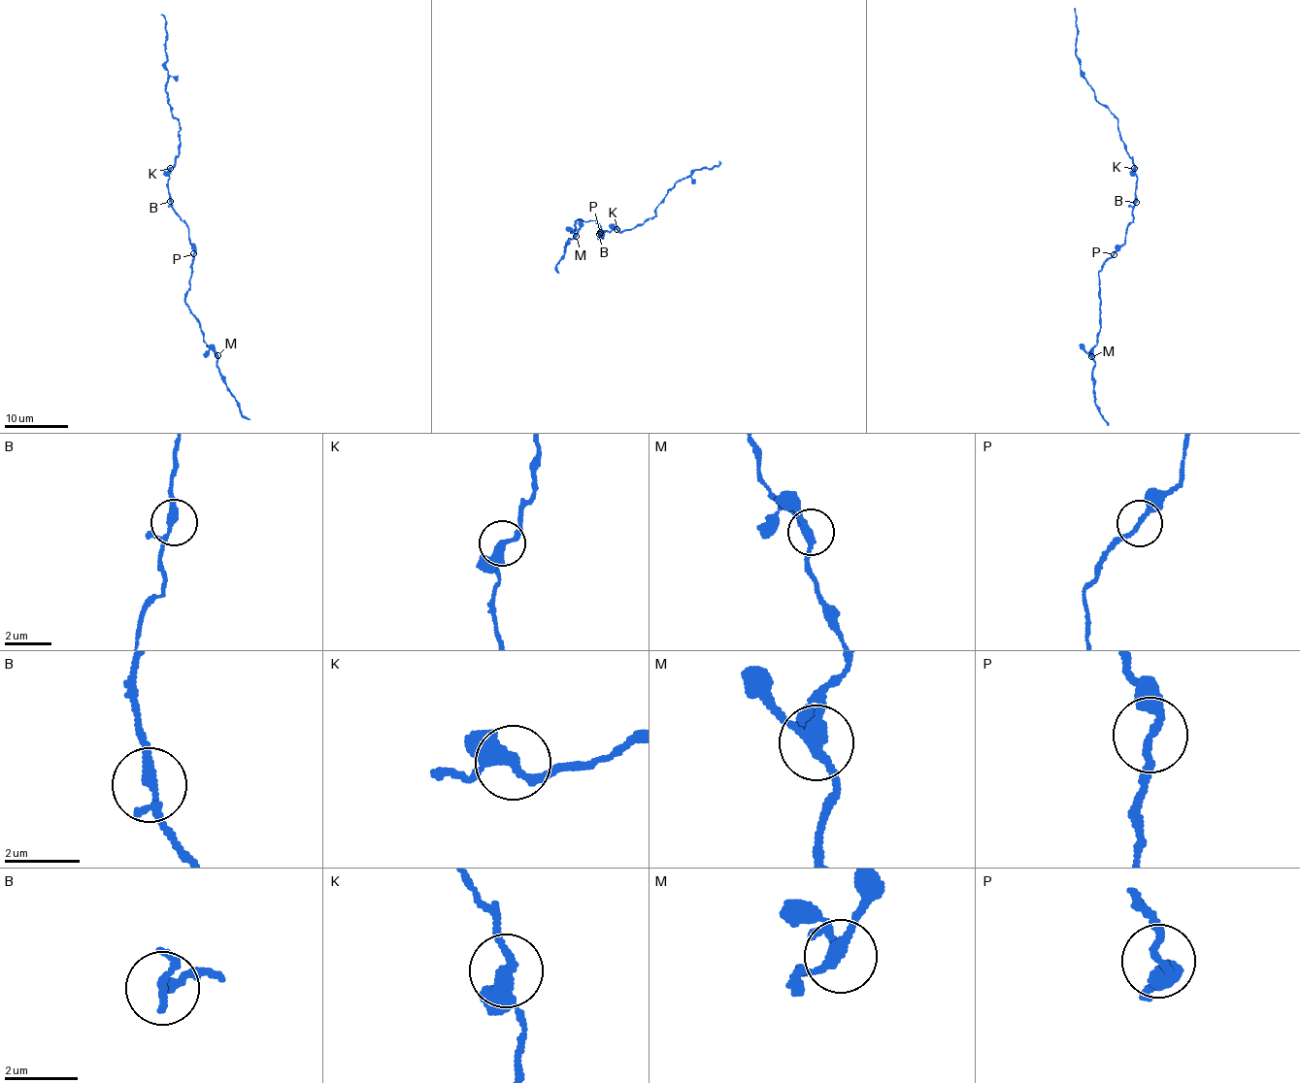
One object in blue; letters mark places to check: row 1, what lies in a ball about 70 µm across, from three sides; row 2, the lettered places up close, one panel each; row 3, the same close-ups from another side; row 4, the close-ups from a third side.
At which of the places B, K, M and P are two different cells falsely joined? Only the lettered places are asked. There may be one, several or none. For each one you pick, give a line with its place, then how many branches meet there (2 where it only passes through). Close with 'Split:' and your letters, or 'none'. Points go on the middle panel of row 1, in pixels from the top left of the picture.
Split: none

